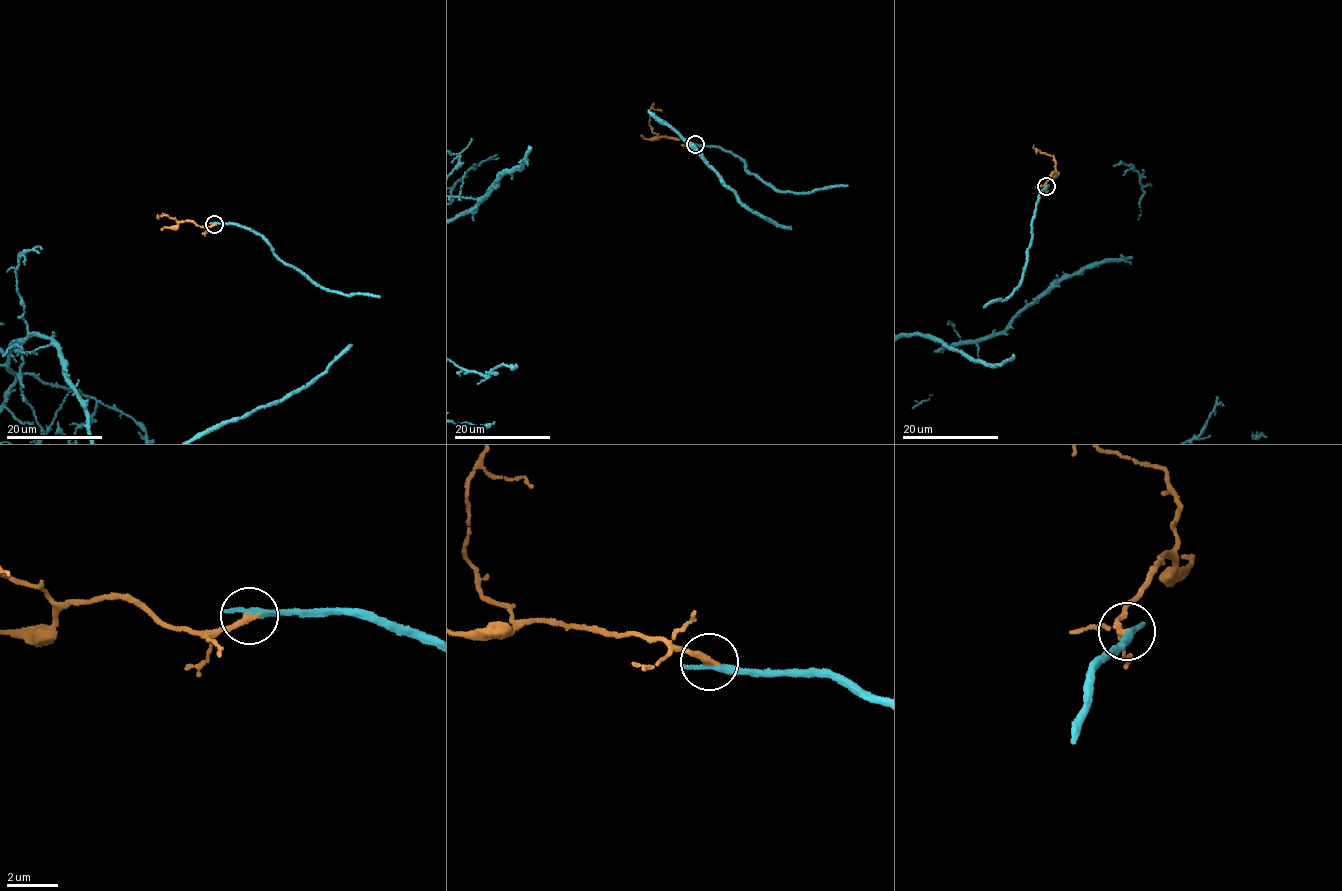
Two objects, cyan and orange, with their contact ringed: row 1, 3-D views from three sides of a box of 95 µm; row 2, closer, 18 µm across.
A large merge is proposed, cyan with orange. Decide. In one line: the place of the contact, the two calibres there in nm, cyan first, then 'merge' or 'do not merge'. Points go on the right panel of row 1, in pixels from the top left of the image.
place (1046, 186); calibres 300 and 240 nm; do not merge

